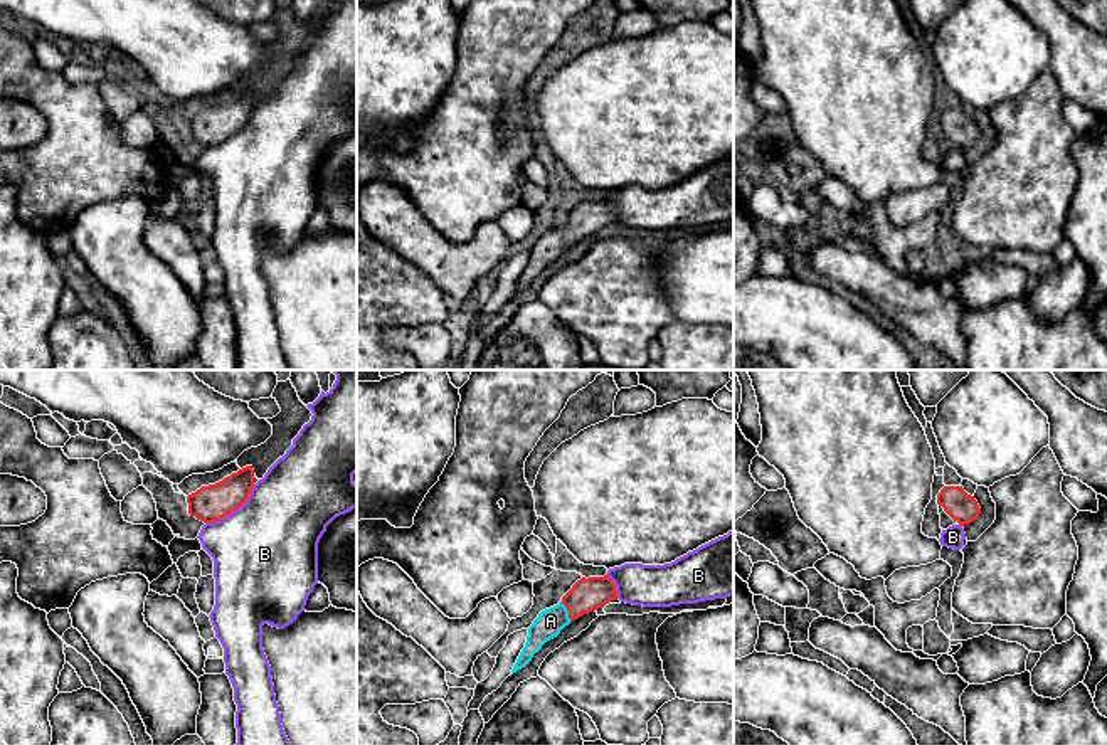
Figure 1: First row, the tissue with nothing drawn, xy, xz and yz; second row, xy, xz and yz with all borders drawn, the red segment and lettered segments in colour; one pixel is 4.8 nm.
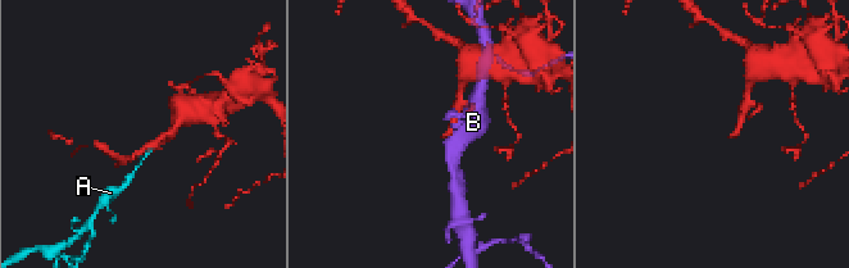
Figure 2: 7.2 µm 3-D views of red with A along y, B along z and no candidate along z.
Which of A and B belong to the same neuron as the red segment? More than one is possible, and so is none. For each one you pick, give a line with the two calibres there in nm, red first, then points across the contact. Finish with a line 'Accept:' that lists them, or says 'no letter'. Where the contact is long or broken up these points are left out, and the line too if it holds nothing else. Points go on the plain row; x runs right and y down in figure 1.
A: 160/130 nm | across xz (587, 217), (567, 232), (550, 244)
Accept: A

